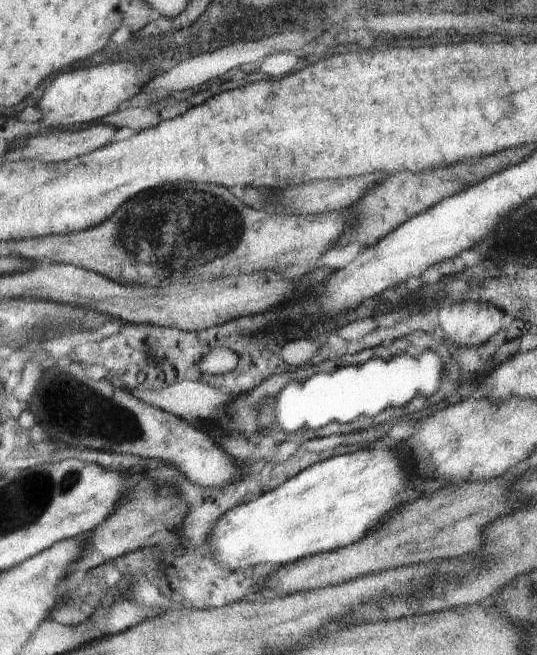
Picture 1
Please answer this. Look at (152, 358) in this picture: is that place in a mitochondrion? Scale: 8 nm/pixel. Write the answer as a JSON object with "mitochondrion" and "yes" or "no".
{"mitochondrion":"no"}

